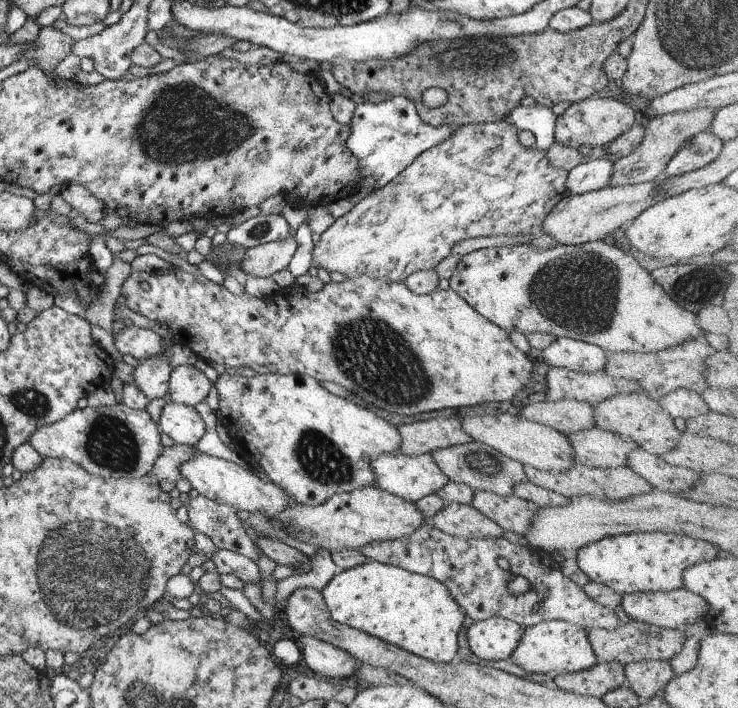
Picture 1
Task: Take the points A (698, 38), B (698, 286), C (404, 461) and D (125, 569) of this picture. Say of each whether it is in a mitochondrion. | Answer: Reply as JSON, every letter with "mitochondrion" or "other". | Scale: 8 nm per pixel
{"A":"mitochondrion","B":"mitochondrion","C":"other","D":"mitochondrion"}

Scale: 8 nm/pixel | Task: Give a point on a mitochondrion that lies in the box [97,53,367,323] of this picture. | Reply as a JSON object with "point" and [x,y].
{"point":[183,123]}

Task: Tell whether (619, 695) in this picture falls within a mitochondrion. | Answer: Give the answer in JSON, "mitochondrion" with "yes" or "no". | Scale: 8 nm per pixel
{"mitochondrion":"no"}

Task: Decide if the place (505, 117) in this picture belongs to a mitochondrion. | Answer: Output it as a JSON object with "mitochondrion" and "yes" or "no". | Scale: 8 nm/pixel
{"mitochondrion":"no"}

